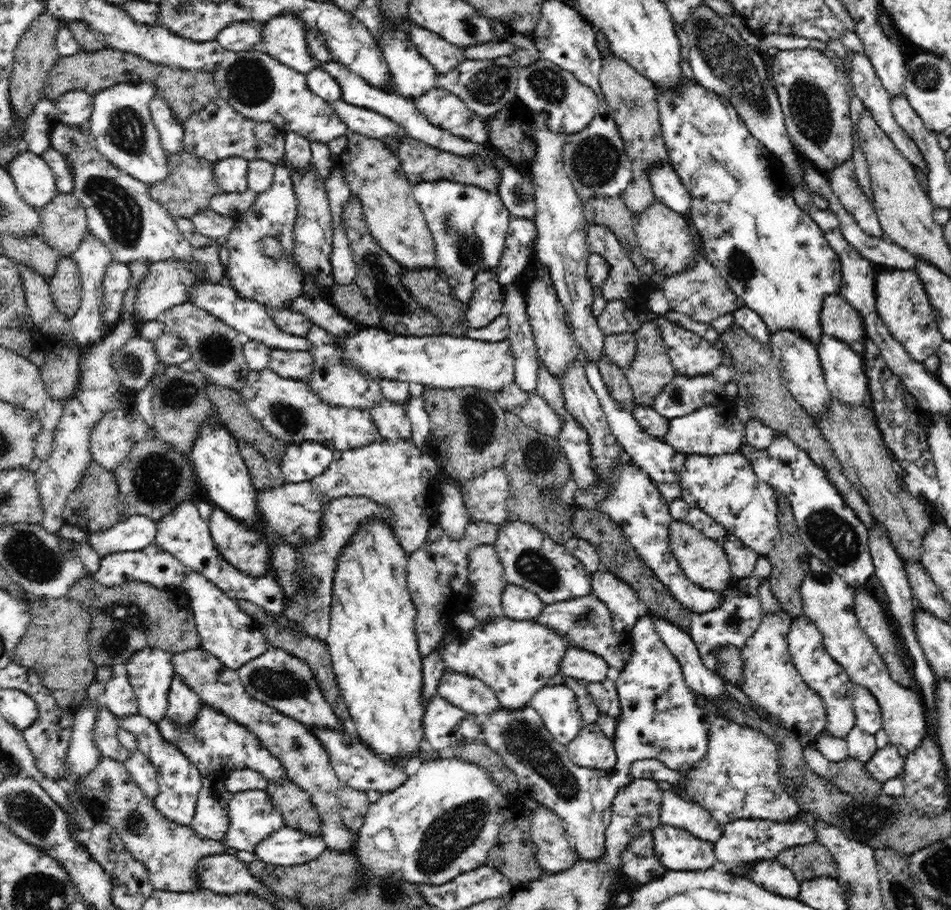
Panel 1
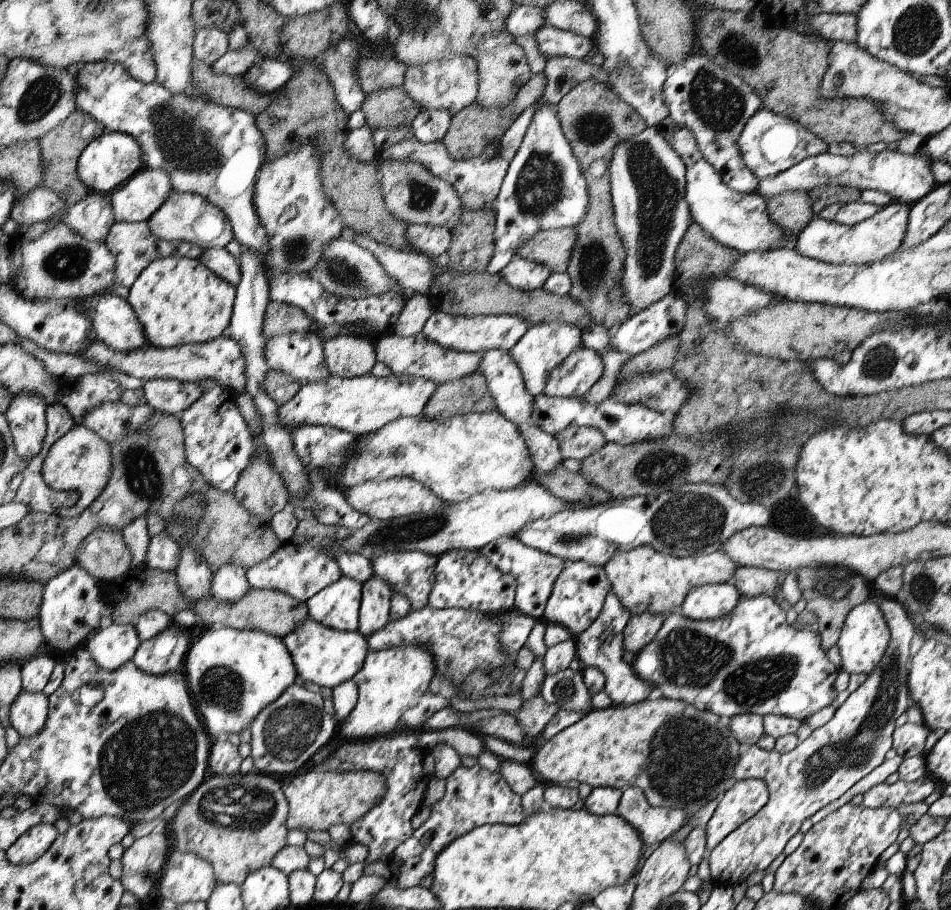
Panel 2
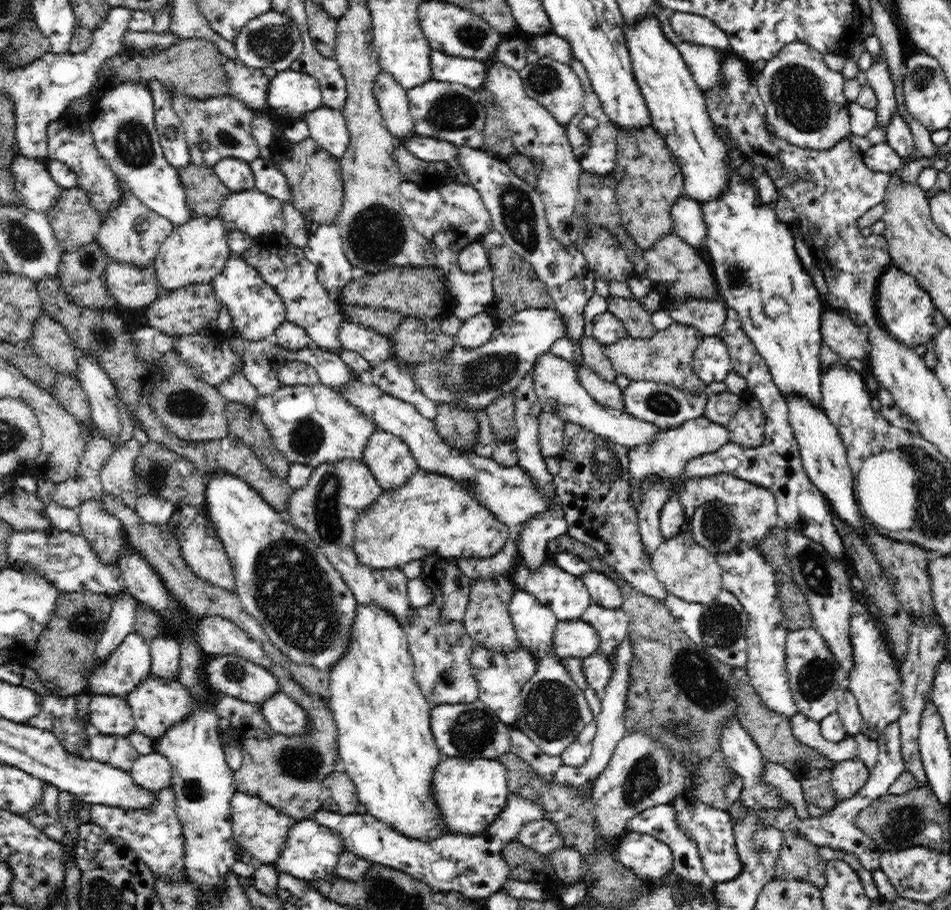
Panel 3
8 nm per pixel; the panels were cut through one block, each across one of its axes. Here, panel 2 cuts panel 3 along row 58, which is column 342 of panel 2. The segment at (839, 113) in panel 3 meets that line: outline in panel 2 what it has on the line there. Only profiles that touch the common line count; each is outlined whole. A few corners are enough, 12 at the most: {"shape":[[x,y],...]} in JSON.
{"shape":[[370,769],[295,774],[289,829],[351,825],[378,805]]}

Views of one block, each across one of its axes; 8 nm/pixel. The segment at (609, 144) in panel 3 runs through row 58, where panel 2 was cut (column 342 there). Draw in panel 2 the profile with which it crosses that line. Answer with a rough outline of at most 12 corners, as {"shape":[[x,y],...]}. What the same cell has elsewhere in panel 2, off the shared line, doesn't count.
{"shape":[[314,540],[284,543],[246,576],[300,602],[344,576]]}

